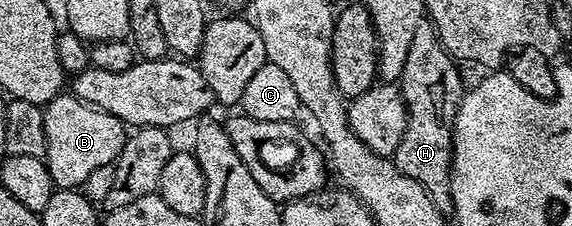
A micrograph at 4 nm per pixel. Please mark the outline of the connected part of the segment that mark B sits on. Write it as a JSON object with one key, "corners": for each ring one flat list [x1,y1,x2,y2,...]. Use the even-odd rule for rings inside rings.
{"corners":[[64,91,47,102,43,109,45,123,45,160,56,189,79,189,97,167,114,165,129,133,121,119,72,97]]}

